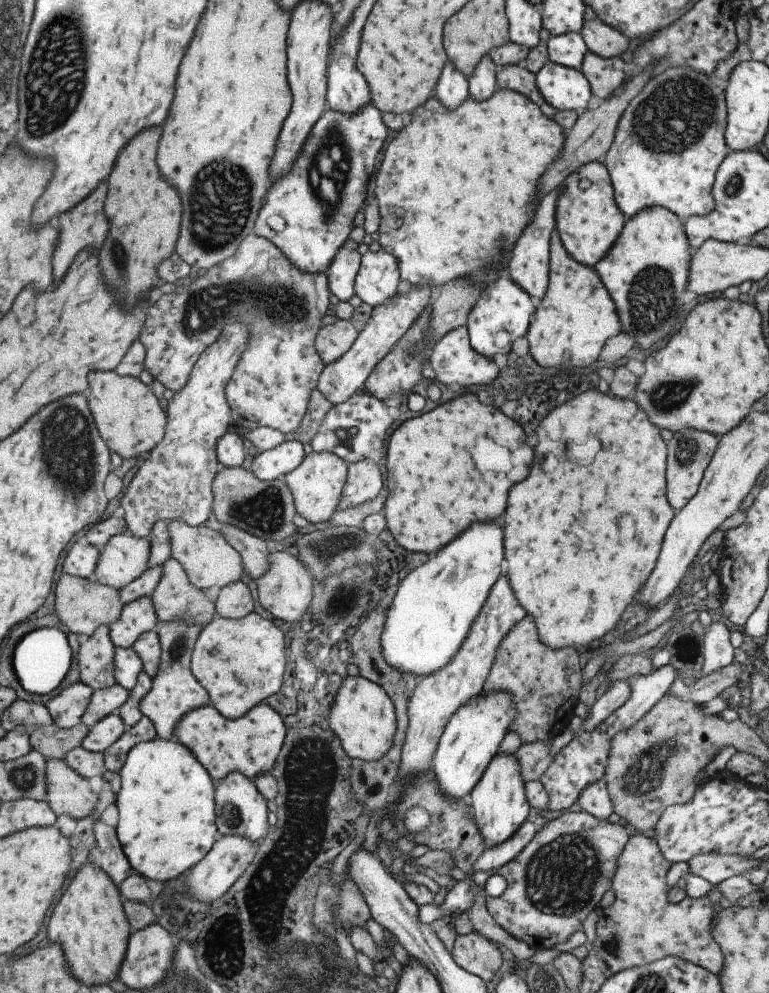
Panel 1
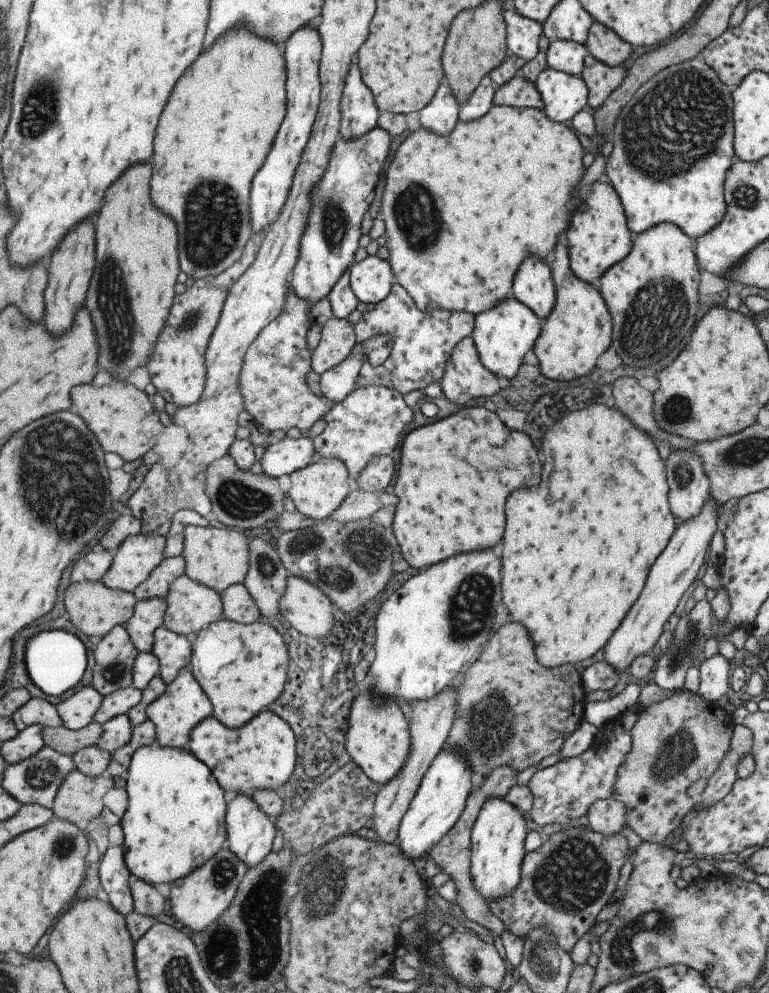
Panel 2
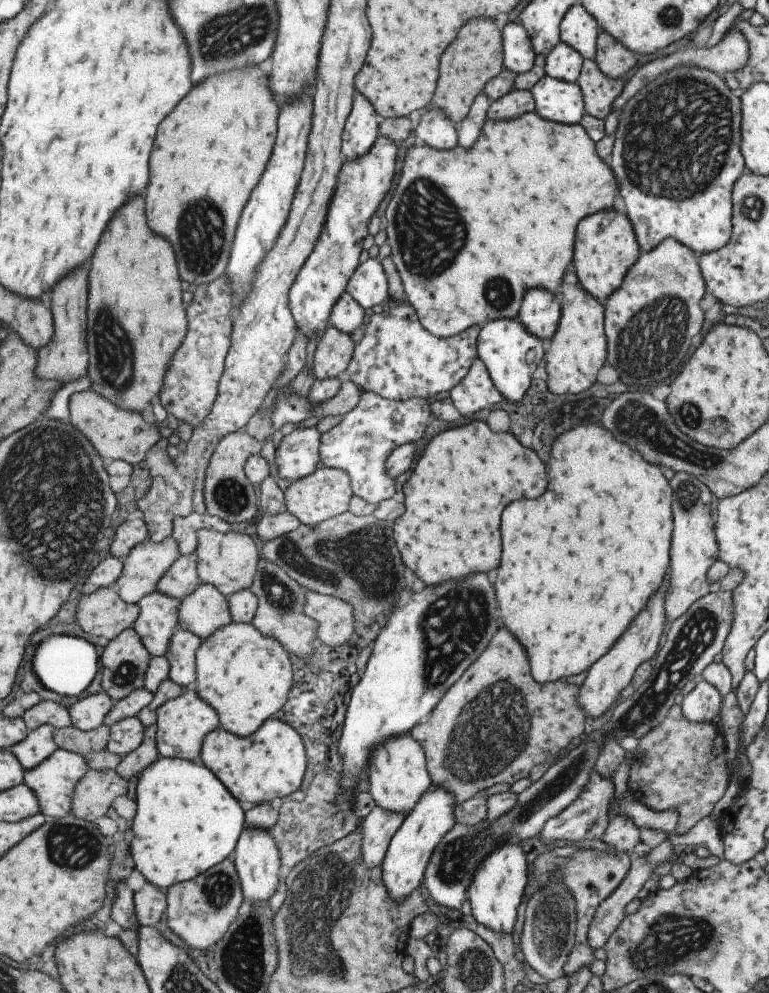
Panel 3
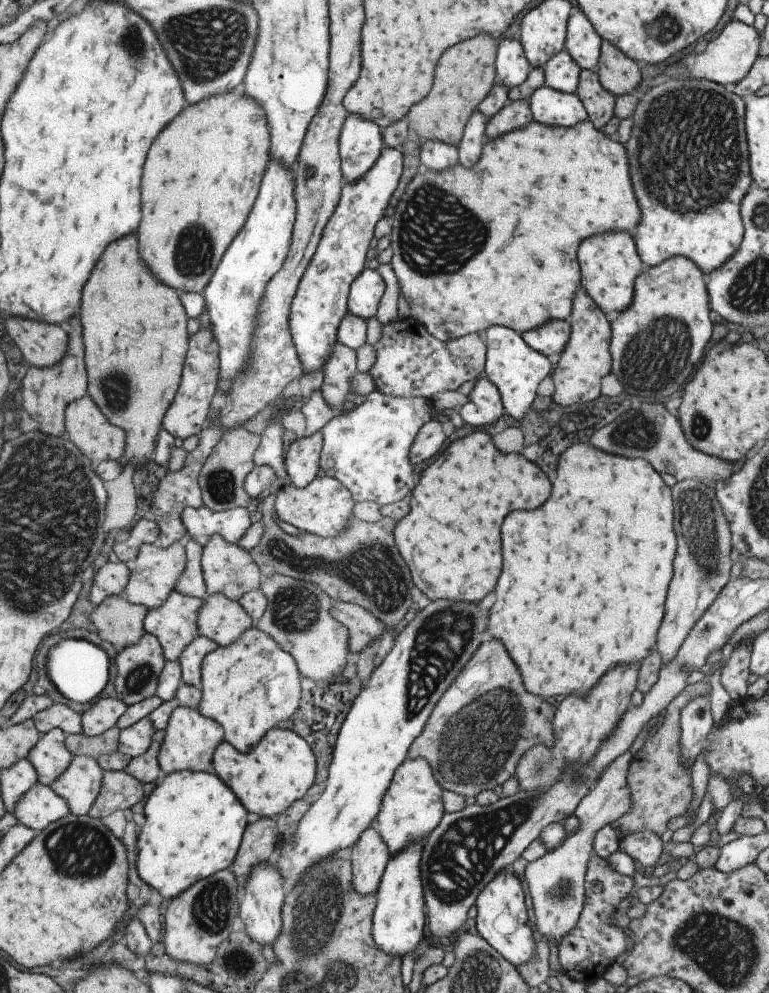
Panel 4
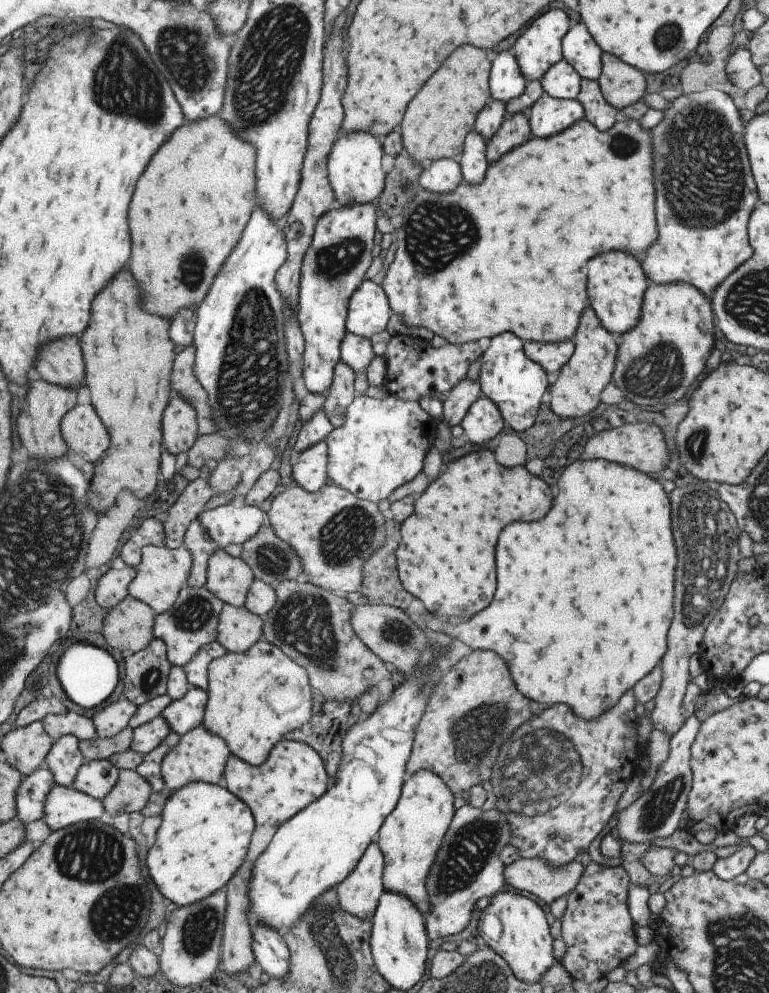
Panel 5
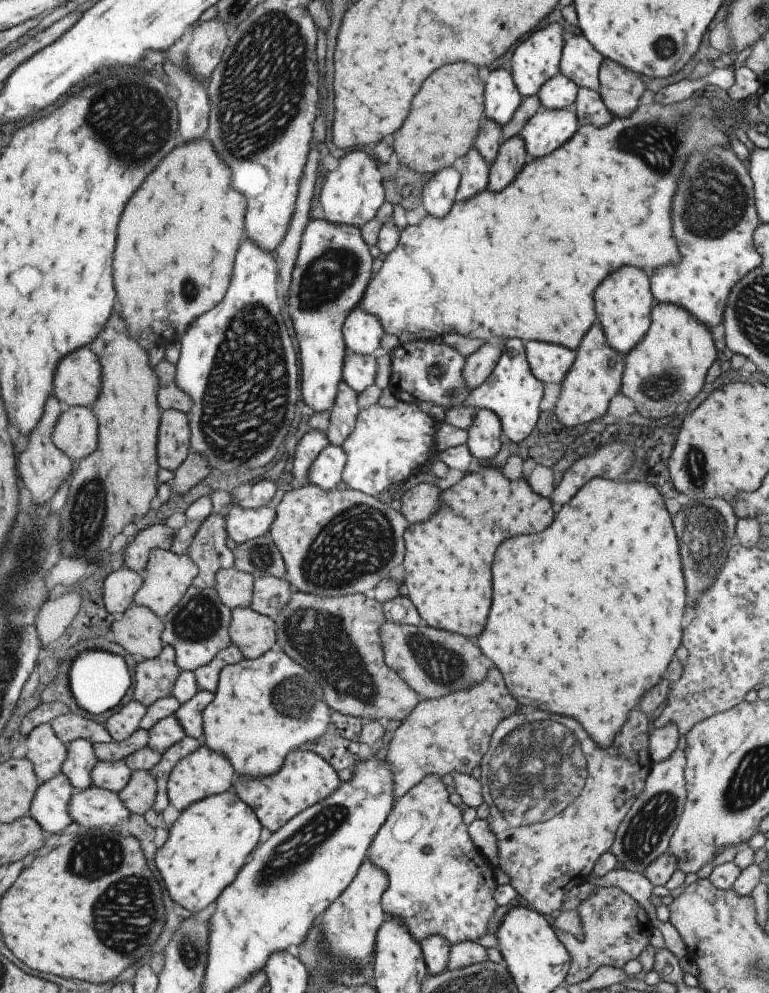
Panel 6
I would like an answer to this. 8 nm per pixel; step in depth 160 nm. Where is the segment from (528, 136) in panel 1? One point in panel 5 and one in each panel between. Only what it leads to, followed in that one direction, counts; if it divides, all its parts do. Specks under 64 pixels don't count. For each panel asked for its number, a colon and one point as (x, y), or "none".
2: (460, 211)
3: (458, 219)
4: (546, 188)
5: (525, 274)

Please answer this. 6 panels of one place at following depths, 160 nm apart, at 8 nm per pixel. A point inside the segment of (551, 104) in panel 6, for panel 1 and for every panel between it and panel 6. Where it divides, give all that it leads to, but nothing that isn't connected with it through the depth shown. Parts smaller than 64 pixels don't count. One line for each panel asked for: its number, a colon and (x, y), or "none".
1: (567, 49)
2: (566, 56)
3: (563, 62)
4: (561, 72)
5: (561, 81)

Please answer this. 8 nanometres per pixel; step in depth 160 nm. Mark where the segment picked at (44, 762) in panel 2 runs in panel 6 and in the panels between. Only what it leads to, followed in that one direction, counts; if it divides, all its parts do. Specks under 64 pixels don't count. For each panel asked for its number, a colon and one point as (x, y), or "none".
3: (51, 782)
4: (78, 784)
5: (94, 778)
6: (110, 776)

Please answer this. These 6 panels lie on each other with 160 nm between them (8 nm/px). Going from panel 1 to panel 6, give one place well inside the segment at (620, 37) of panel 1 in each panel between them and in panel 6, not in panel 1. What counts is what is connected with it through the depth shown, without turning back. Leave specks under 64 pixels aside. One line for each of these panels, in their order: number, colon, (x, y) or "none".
2: (602, 43)
3: (611, 57)
4: (617, 74)
5: (620, 84)
6: (620, 89)

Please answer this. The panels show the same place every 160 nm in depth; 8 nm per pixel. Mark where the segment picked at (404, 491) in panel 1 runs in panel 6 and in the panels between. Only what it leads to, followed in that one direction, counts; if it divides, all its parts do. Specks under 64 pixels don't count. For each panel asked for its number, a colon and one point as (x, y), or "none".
2: (454, 474)
3: (465, 476)
4: (452, 550)
5: (444, 557)
6: (445, 570)

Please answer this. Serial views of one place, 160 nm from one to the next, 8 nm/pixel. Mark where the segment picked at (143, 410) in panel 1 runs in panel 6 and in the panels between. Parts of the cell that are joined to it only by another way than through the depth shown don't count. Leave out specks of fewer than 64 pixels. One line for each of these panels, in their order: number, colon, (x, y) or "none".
2: (123, 418)
3: (115, 432)
4: (85, 426)
5: (81, 430)
6: (76, 433)

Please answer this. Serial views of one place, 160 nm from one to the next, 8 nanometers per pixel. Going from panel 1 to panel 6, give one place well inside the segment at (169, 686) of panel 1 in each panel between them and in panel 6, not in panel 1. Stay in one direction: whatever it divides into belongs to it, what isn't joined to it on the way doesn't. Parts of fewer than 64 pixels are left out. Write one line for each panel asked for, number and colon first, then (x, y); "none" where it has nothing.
2: (182, 704)
3: (181, 723)
4: (189, 739)
5: (199, 755)
6: (201, 773)

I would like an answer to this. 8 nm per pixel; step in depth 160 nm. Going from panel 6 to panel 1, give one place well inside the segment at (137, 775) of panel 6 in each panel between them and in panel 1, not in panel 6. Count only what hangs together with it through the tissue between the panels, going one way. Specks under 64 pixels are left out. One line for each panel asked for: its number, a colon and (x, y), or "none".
1: (67, 793)
2: (78, 799)
3: (92, 794)
4: (118, 790)
5: (130, 793)

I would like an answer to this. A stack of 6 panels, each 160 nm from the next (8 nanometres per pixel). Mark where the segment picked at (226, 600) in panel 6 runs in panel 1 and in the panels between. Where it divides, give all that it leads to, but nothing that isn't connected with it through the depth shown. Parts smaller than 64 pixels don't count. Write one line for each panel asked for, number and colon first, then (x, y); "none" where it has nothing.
1: (209, 562)
2: (215, 557)
3: (228, 560)
4: (226, 568)
5: (228, 578)

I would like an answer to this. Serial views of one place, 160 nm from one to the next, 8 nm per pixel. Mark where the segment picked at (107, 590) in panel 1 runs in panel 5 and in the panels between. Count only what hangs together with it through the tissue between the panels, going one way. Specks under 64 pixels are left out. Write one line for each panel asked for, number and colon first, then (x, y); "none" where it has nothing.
2: (91, 607)
3: (102, 613)
4: (116, 621)
5: (128, 625)

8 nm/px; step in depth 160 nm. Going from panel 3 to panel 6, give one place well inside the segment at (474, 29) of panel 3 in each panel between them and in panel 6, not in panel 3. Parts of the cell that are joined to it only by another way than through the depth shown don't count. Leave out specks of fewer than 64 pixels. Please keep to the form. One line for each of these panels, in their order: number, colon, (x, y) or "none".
4: (465, 73)
5: (436, 121)
6: (444, 117)

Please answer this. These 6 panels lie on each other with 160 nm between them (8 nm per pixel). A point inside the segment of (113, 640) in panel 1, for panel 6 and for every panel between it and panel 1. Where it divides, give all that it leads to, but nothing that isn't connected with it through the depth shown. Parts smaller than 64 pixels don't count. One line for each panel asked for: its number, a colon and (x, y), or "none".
2: (147, 615)
3: (156, 620)
4: (173, 623)
5: (189, 623)
6: (196, 627)

